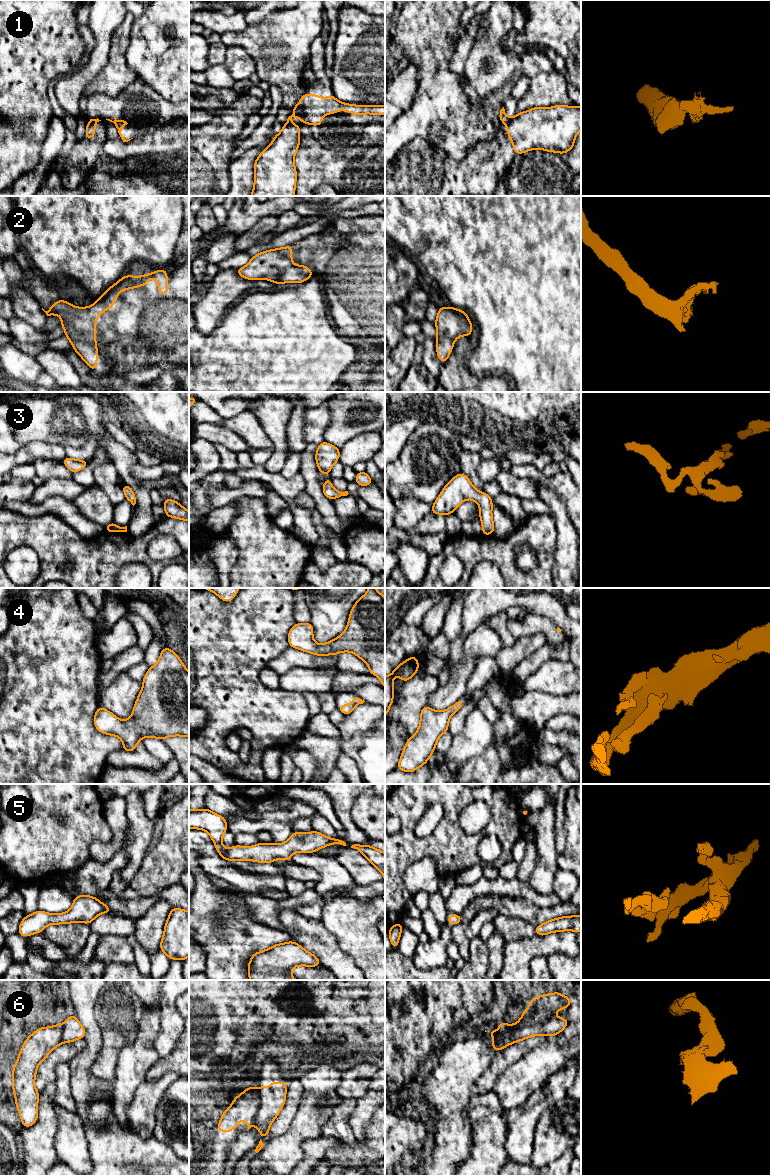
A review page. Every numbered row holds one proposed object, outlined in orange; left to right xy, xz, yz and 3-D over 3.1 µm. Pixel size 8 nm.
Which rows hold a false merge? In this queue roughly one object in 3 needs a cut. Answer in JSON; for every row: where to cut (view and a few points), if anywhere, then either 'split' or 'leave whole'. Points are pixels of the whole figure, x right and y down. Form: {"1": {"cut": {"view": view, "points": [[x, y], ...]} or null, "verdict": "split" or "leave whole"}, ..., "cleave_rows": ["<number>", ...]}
{"1": {"cut": {"view": "yz", "points": [[510, 119], [507, 124]]}, "verdict": "split"}, "2": {"cut": null, "verdict": "leave whole"}, "3": {"cut": null, "verdict": "leave whole"}, "4": {"cut": null, "verdict": "leave whole"}, "5": {"cut": null, "verdict": "leave whole"}, "6": {"cut": {"view": "xz", "points": [[258, 1087], [258, 1112], [254, 1119]]}, "verdict": "split"}, "cleave_rows": ["1", "6"]}

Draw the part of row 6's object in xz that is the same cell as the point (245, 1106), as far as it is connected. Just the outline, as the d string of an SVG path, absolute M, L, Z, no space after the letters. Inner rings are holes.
M258 1087L246 1088L241 1095L235 1096L231 1106L223 1112L216 1129L220 1132L230 1132L235 1129L240 1120L246 1120L249 1130L258 1113L258 1105Z

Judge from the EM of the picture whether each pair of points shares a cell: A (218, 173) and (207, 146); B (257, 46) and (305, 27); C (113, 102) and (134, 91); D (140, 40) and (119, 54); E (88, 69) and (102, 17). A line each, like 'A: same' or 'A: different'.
A: same
B: same
C: same
D: different
E: same

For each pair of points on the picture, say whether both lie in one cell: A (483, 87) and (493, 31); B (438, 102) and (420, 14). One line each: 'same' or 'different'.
A: same
B: same

